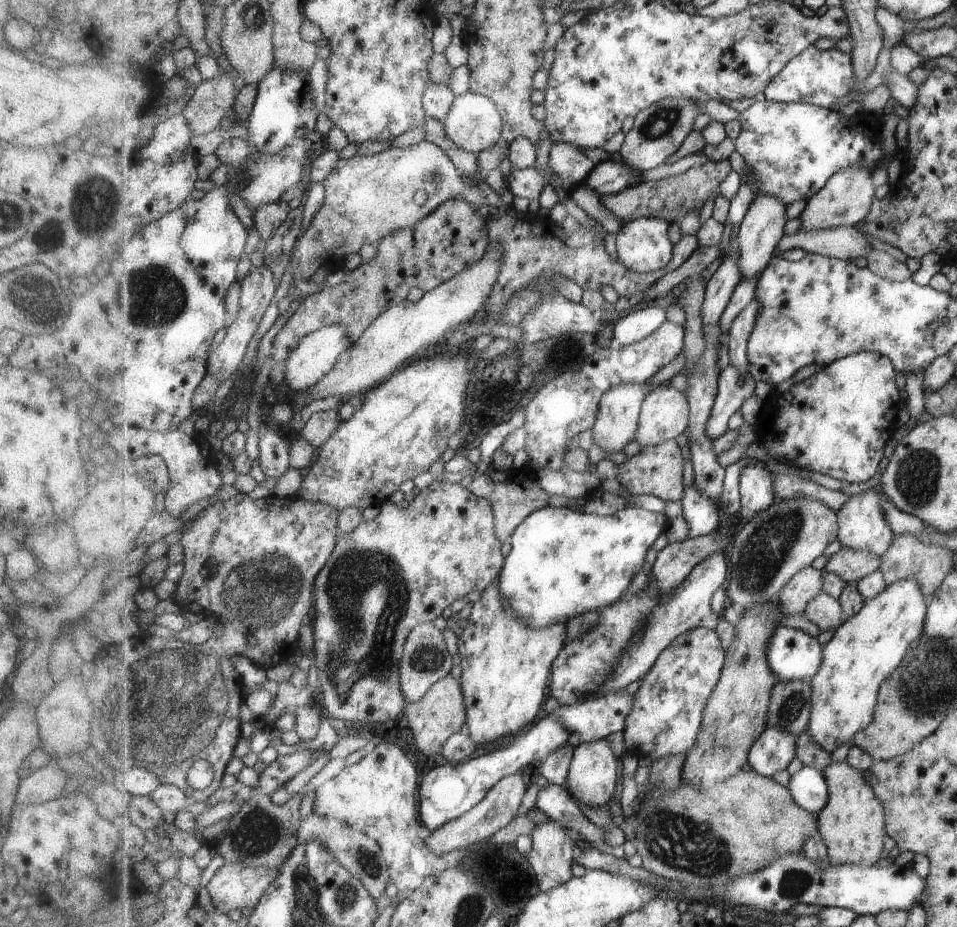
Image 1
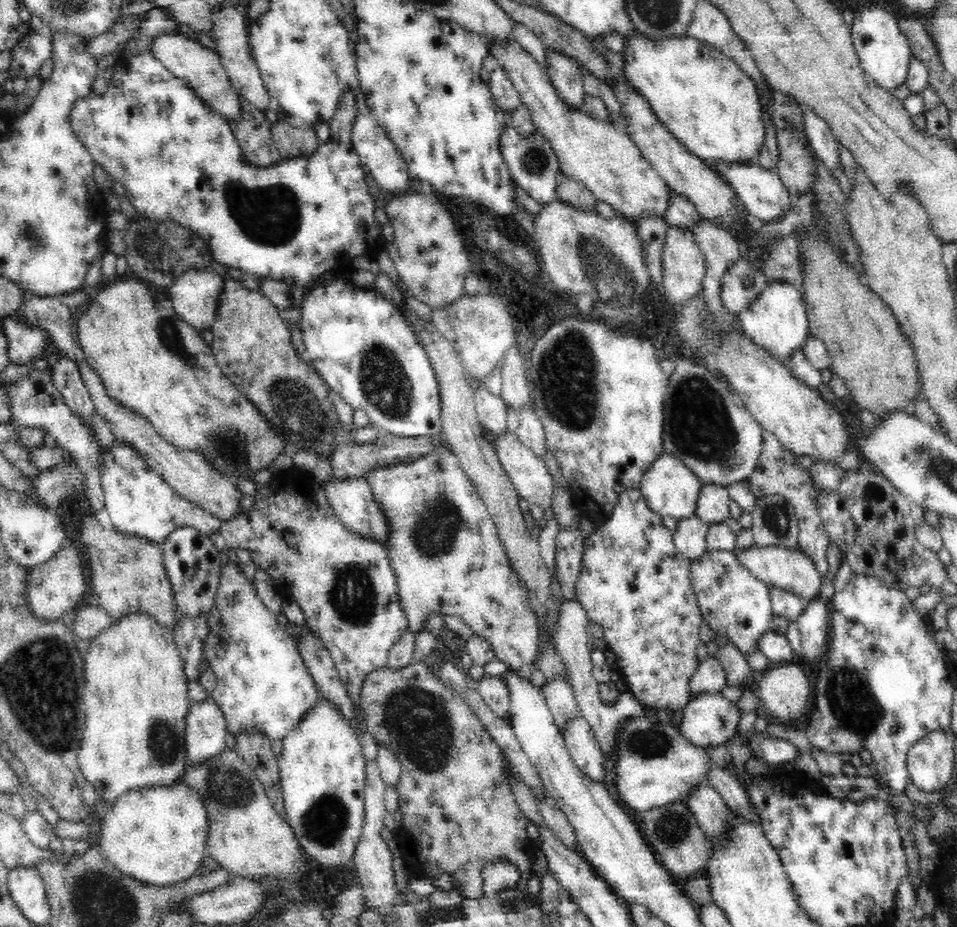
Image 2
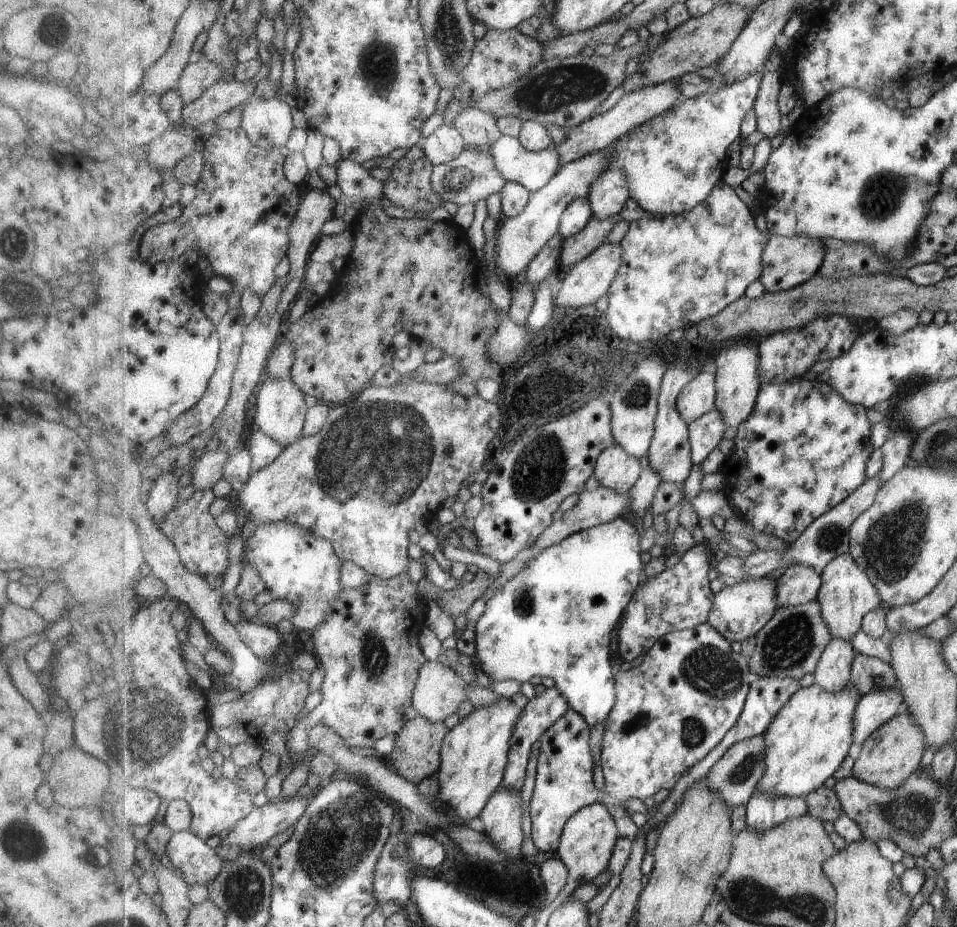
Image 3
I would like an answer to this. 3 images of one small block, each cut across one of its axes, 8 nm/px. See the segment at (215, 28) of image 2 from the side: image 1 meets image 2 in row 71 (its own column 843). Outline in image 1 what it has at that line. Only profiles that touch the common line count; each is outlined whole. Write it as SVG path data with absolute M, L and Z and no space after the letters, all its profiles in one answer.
M838 226L827 230L801 230L787 234L777 246L782 253L793 248L801 248L806 253L817 253L829 258L851 261L859 257L869 258L871 244L857 227Z

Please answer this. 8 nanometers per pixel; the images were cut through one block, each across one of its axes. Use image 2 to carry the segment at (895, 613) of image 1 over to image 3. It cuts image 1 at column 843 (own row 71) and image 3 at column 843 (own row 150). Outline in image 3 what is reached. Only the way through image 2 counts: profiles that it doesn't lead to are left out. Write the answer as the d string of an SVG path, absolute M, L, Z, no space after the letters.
M817 683L800 688L764 734L767 762L759 793L783 797L805 797L823 787L825 780L841 768L855 738L855 716L863 692L853 684L841 692L830 693Z

